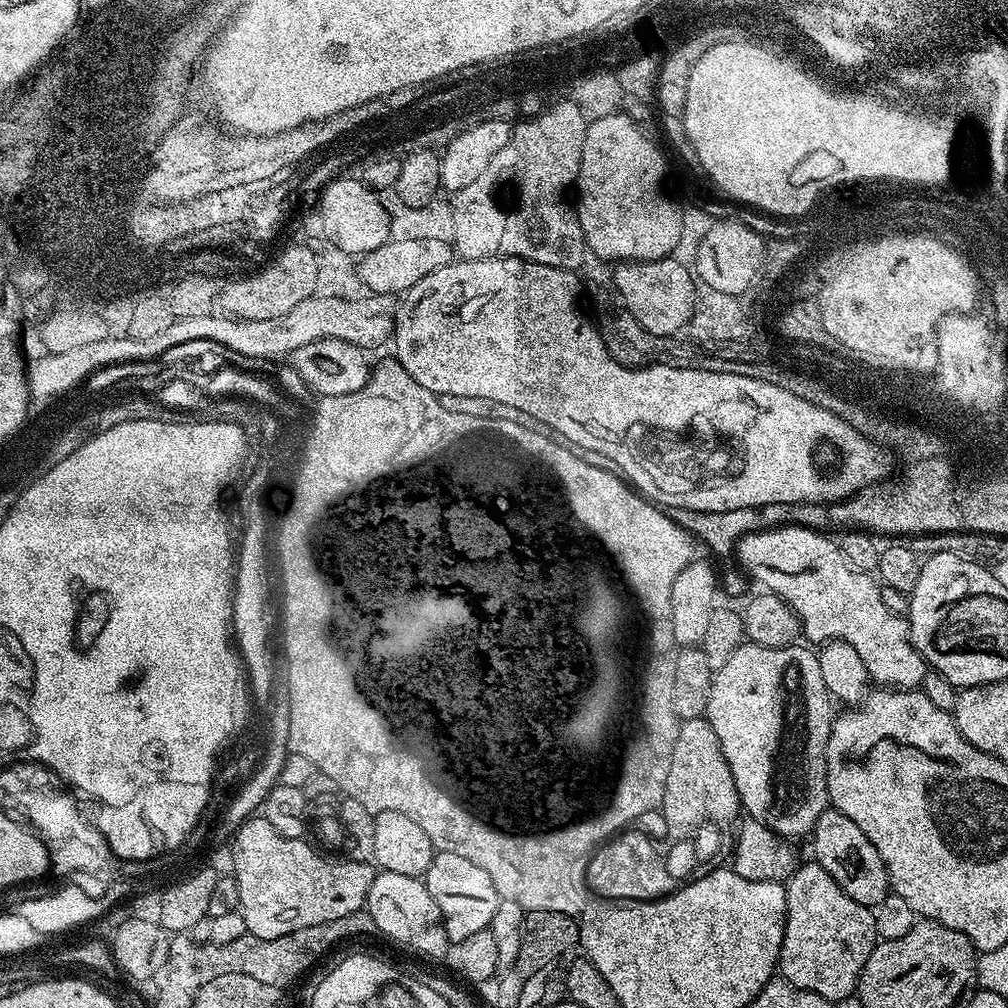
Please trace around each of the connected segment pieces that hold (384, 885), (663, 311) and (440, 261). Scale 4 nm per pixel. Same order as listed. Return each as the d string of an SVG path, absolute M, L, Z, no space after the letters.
M377 871L368 891L366 910L381 937L389 936L394 943L405 944L424 956L443 958L446 954L450 941L444 929L444 919L440 917L434 898L430 898L430 890L426 890L423 879Z
M664 256L660 260L641 260L639 262L620 262L612 272L611 287L620 303L638 318L638 322L650 334L661 338L684 332L695 306L695 284L691 281L689 265Z
M426 234L422 238L389 238L378 250L370 250L359 257L358 280L364 283L369 293L377 296L395 297L403 294L414 286L414 282L422 282L428 272L438 270L442 266L451 264L454 259L454 249L447 239L439 240L432 234Z

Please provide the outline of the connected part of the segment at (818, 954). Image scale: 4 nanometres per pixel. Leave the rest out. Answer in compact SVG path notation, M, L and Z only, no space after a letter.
M815 862L801 863L795 874L786 881L786 922L780 947L779 975L802 990L810 990L835 1002L857 991L866 958L870 958L877 943L873 909L867 904L854 902L854 898L850 898L846 890L842 890L842 886L838 886L838 882L826 874L822 865Z

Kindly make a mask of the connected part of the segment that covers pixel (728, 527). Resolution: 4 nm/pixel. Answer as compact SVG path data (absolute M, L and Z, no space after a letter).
M765 504L763 508L739 508L725 512L695 512L689 508L681 508L675 513L674 519L703 547L705 544L716 555L718 584L723 595L725 592L728 596L740 596L747 590L748 584L750 585L749 577L738 567L736 559L736 545L741 538L750 532L762 532L765 528L808 528L808 522L812 520L812 510L798 504Z

